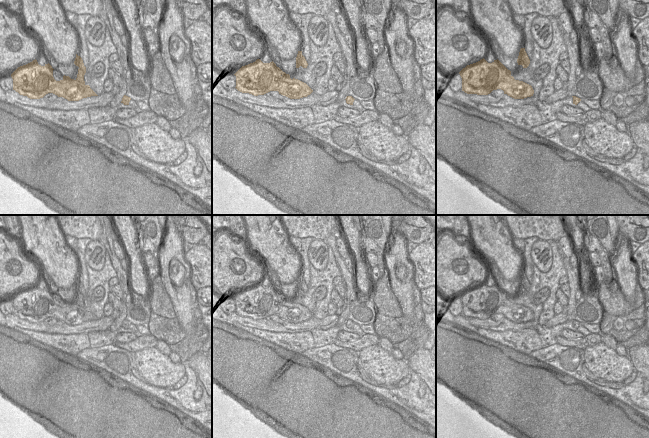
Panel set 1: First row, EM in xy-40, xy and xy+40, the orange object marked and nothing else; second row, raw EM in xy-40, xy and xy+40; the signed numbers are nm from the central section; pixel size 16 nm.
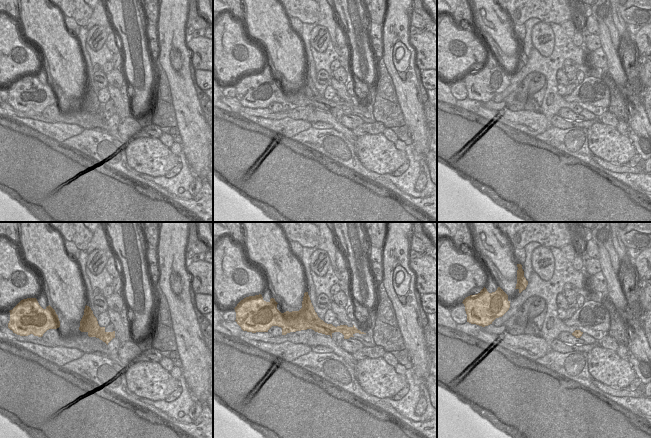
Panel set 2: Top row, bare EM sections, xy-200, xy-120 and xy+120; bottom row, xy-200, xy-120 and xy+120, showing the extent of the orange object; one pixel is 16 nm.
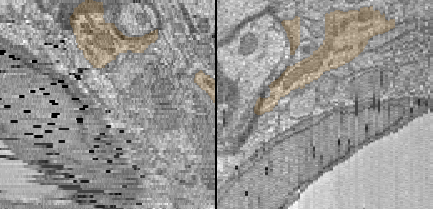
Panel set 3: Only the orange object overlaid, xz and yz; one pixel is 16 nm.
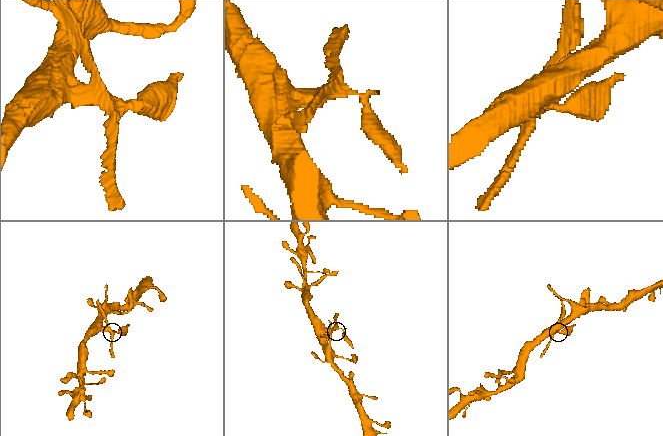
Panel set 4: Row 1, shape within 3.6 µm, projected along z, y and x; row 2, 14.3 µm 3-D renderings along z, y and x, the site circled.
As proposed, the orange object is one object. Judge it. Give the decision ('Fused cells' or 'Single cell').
Fused cells

